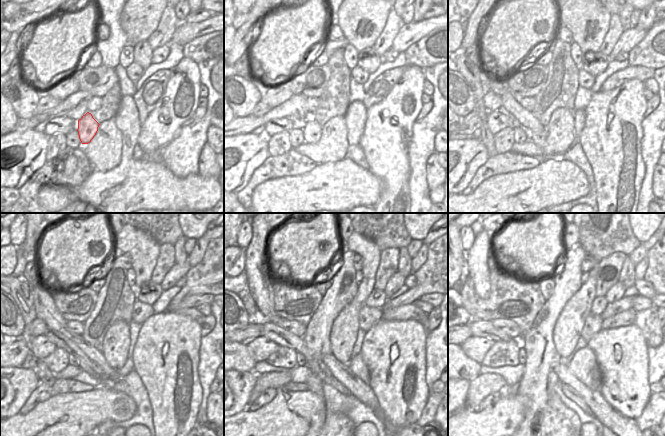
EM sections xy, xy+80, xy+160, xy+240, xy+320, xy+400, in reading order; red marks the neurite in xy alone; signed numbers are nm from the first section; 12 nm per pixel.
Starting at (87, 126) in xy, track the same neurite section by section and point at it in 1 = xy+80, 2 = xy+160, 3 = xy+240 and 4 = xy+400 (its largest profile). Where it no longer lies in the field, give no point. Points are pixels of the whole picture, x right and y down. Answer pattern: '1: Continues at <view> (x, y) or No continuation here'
1: Continues at xy+80 (312, 131)
2: Continues at xy+160 (539, 138)
3: Continues at xy+240 (97, 368)
4: Continues at xy+400 (555, 416).

